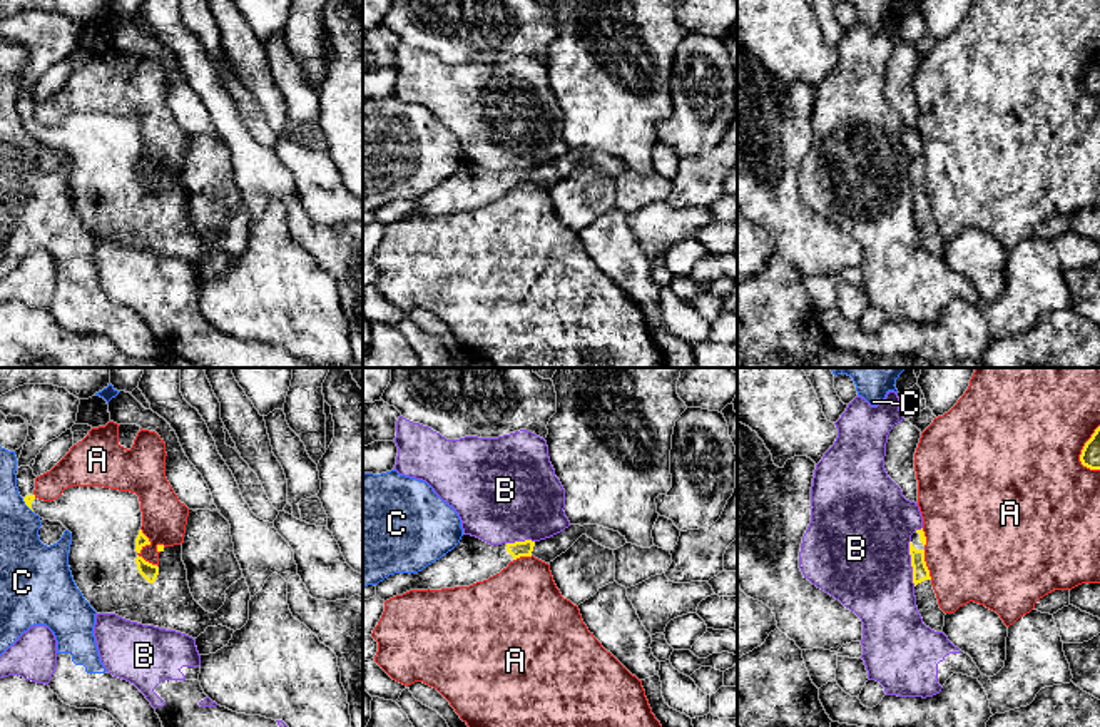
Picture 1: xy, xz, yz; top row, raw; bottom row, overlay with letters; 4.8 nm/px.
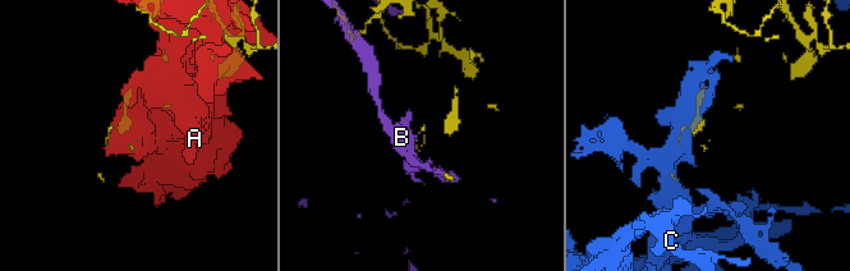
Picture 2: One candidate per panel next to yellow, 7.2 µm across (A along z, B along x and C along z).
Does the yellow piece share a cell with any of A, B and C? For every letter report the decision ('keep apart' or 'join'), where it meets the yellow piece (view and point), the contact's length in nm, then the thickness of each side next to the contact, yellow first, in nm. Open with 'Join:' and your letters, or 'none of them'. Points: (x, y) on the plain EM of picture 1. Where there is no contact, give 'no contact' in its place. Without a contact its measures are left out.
Join: none of them
A: keep apart; contact xy (141, 174); length 200 nm; calibres 60 and 220 nm
B: keep apart; contact yz (911, 189); length 220 nm; calibres 80 and 460 nm
C: keep apart; contact xy (25, 129); length 90 nm; calibres 50 and 220 nm

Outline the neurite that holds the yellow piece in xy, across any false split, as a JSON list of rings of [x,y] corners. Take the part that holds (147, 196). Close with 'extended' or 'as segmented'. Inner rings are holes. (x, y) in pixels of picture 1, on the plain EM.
[[[70,112],[53,127],[38,125],[35,120],[27,120],[23,127],[40,144],[60,147],[72,159],[69,192],[77,214],[97,239],[115,239],[130,247],[176,256],[192,264],[207,252],[222,251],[236,257],[247,249],[251,219],[244,201],[226,216],[224,231],[209,239],[191,219],[182,169],[157,170],[157,191],[139,180],[150,167],[140,155],[142,137],[135,119],[104,112]]]; extended

